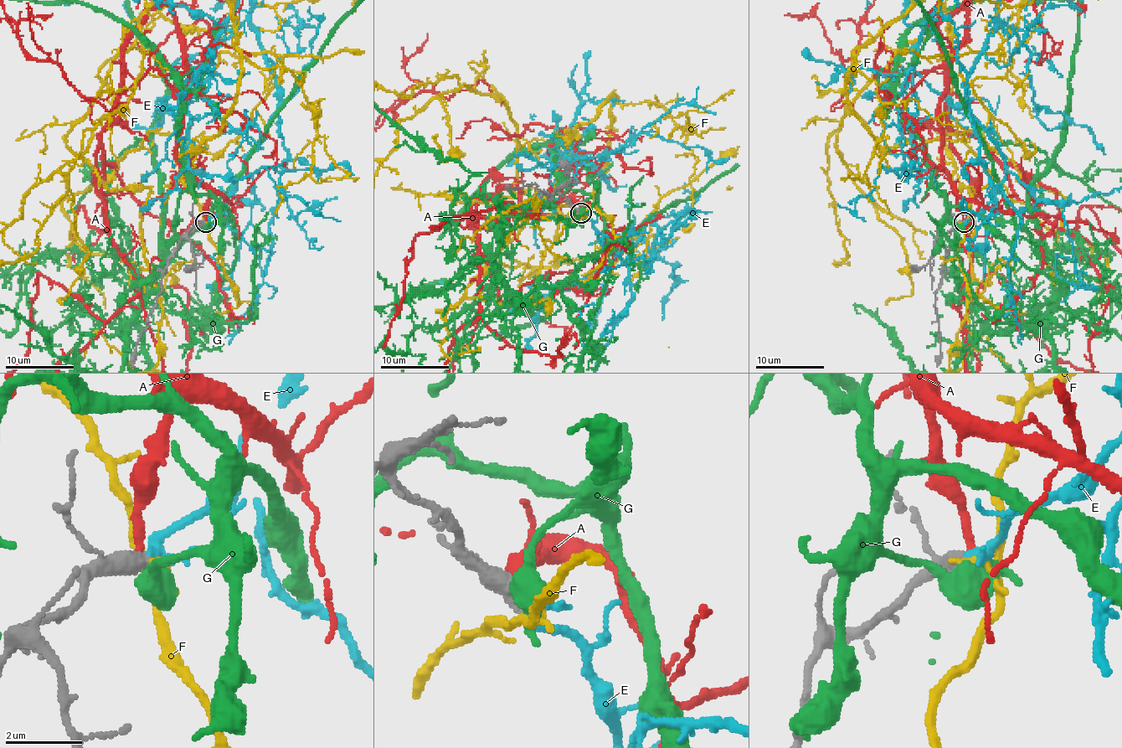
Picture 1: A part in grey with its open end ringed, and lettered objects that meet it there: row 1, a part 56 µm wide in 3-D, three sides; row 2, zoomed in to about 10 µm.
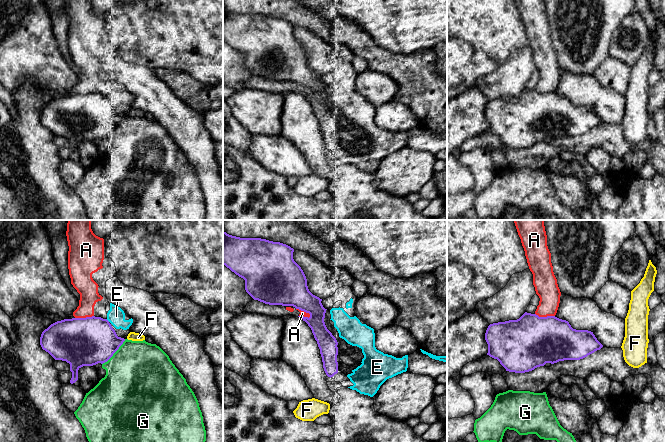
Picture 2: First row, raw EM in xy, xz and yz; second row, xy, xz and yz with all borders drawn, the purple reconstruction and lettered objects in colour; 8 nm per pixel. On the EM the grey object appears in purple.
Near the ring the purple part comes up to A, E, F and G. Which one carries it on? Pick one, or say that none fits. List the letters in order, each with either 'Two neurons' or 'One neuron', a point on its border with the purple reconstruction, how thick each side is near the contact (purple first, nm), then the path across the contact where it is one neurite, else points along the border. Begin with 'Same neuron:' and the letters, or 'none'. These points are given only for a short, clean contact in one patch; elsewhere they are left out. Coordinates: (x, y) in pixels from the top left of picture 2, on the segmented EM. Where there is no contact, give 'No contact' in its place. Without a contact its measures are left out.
Same neuron: E
A: Two neurons. Touches purple at yz (545, 317). Thickness 420 nm (purple) against 190 nm. Boundary: yz (535, 313), (539, 316), (554, 316)
E: One neuron. Touches purple at xy (107, 320). Thickness 380 nm (purple) against 140 nm
F: Two neurons. No contact
G: Two neurons. Touches purple at xy (115, 351). Thickness 380 nm (purple) against 500 nm

